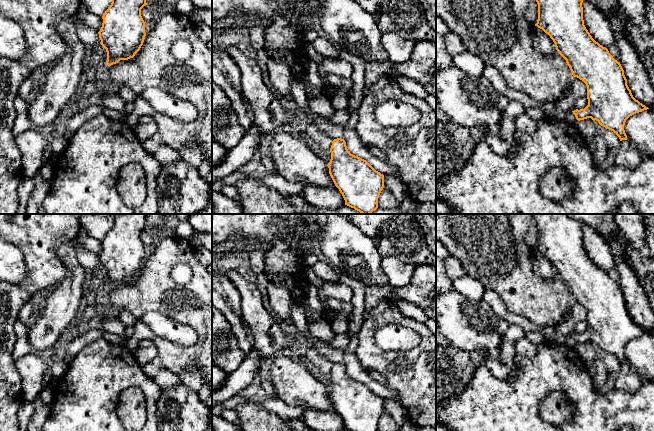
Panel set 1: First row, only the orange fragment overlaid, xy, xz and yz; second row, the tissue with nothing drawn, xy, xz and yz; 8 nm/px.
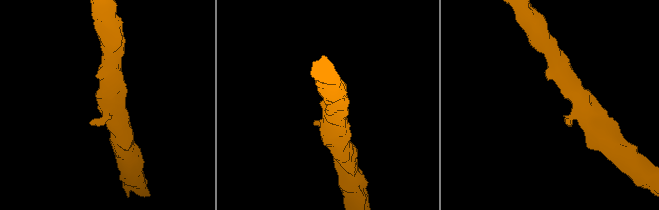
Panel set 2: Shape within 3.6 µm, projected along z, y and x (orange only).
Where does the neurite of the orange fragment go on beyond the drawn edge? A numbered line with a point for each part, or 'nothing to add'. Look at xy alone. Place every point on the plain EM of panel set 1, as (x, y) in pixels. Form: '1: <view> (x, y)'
nothing to add

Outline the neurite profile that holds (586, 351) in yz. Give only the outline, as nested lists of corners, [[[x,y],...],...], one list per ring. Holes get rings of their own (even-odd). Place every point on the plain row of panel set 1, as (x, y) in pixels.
[[[591,342],[577,344],[575,349],[584,362],[592,361],[596,358],[596,352]]]

